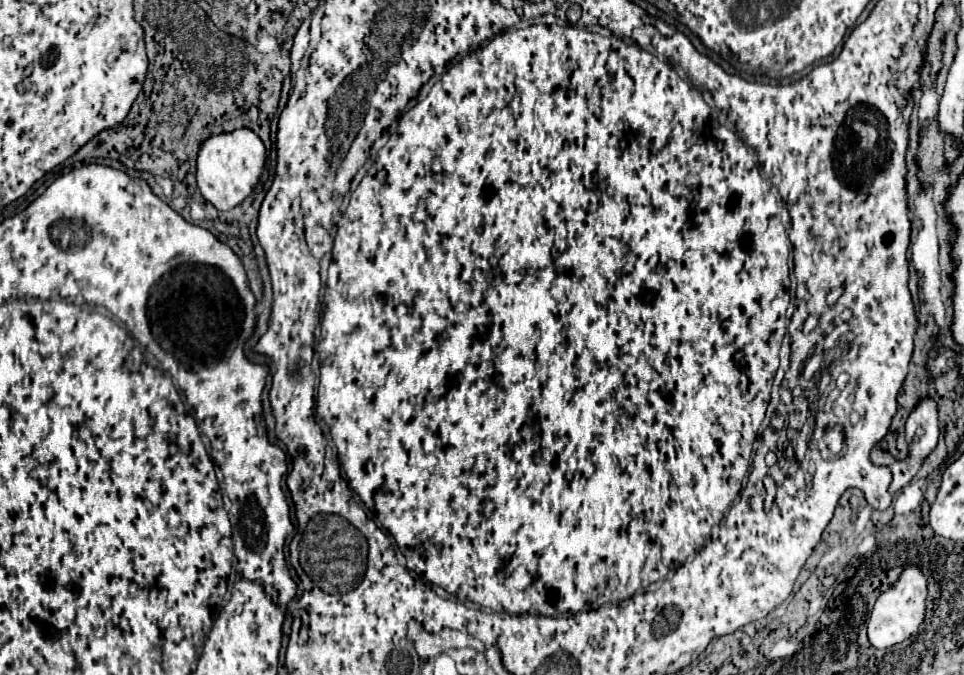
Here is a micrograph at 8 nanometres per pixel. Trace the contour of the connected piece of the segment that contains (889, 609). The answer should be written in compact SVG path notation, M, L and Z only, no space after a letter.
M907 566L899 580L879 596L879 600L873 606L873 612L867 622L867 636L873 648L891 648L903 640L907 640L911 634L915 634L925 620L925 598L927 598L927 578L921 572L921 568Z

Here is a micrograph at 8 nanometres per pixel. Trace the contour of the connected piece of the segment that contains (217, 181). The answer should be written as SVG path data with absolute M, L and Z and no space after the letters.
M249 128L209 136L201 144L197 156L197 186L205 196L205 200L209 200L217 210L231 210L255 190L263 174L263 166L265 166L265 146L259 140L259 136Z

